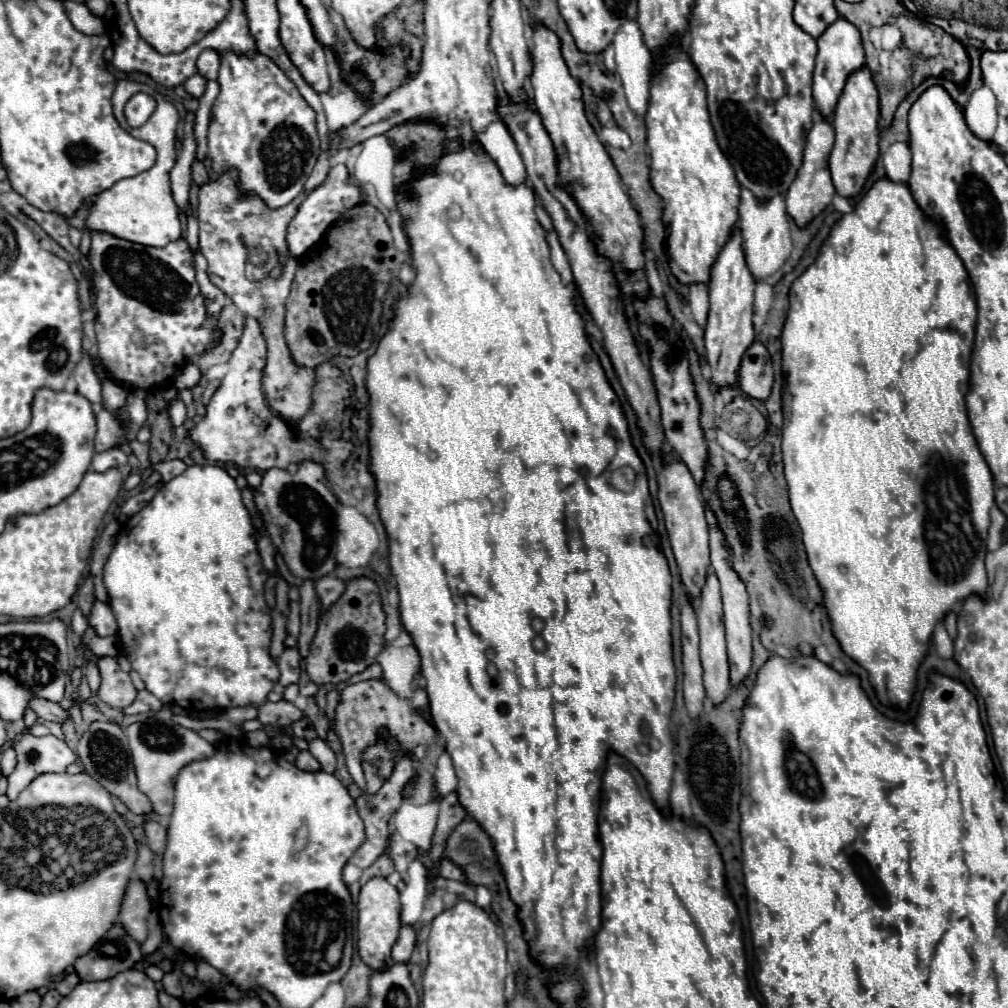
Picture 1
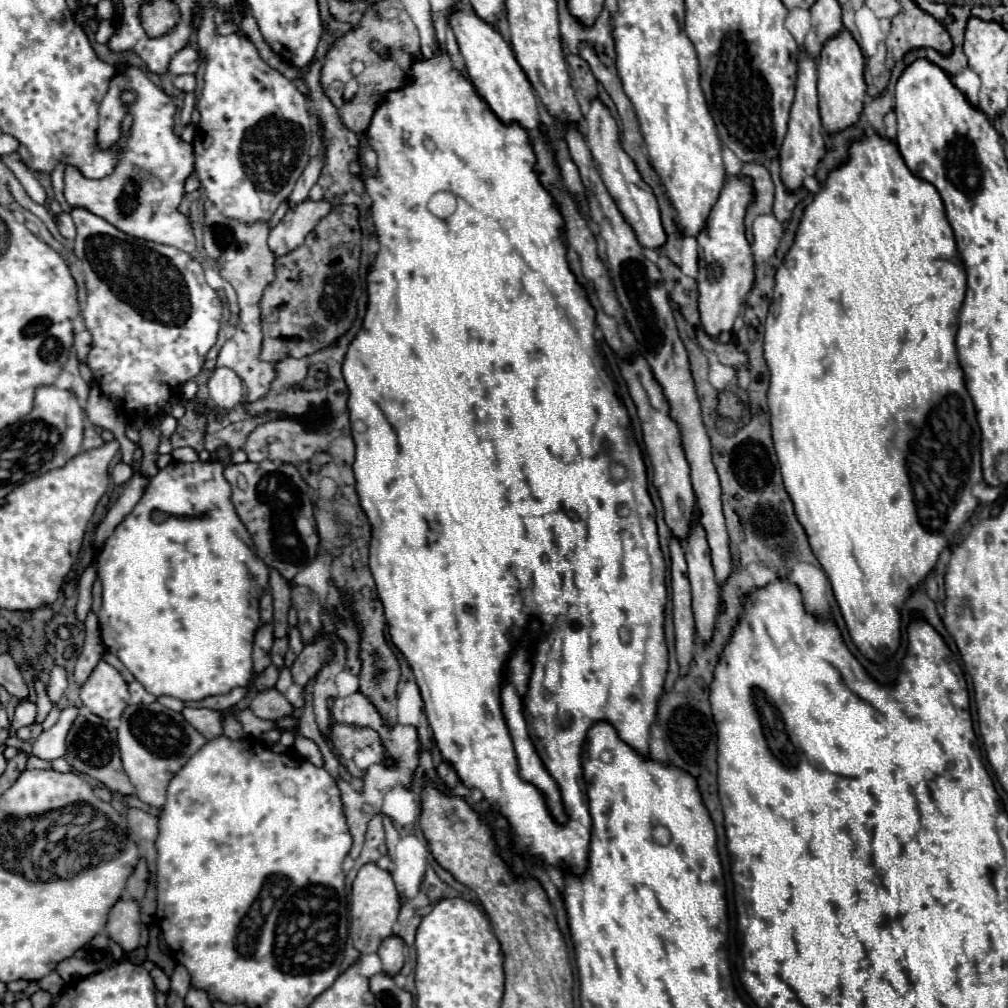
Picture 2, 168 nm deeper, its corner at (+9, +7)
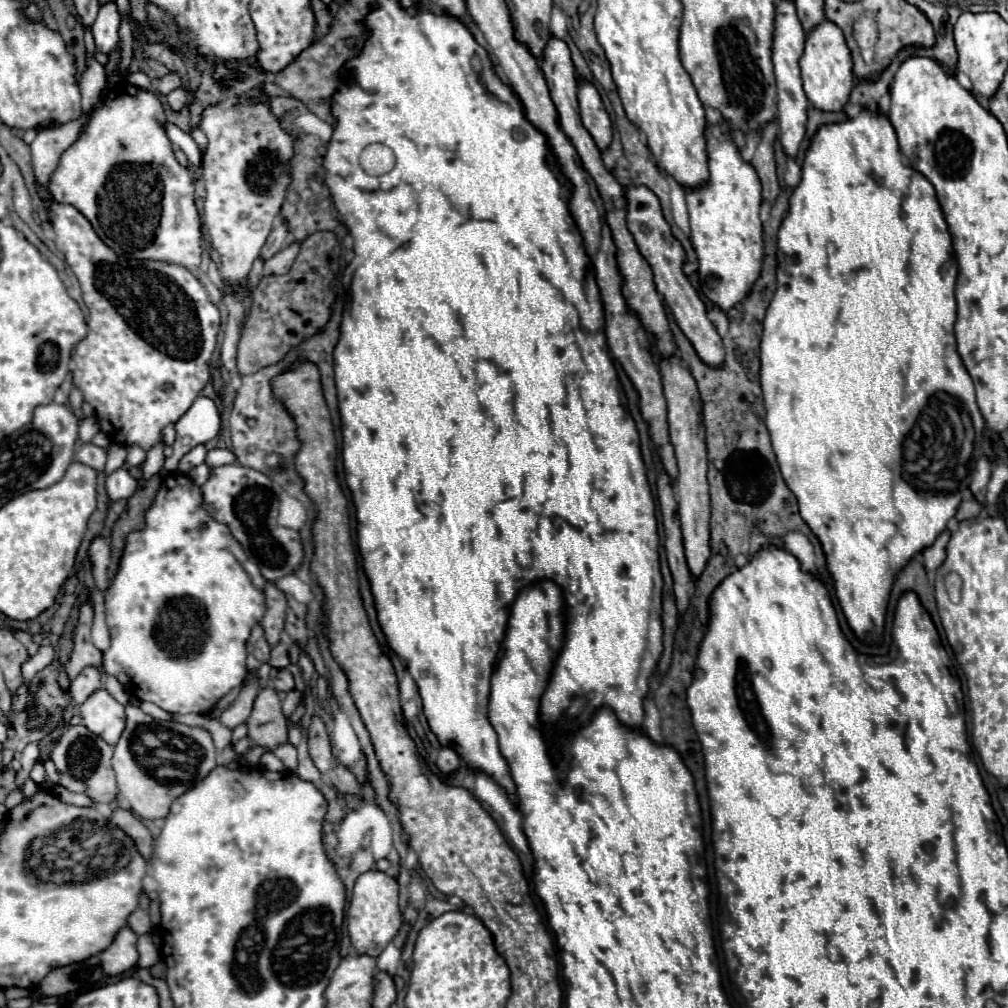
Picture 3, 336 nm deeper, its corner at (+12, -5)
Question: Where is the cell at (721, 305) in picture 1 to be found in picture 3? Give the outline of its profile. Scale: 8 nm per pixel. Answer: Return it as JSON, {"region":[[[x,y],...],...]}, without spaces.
{"region":[[[710,131],[708,137],[708,165],[710,165],[710,179],[708,185],[694,189],[686,193],[686,205],[690,213],[690,225],[692,225],[692,245],[698,257],[698,277],[700,277],[700,289],[712,303],[712,307],[728,313],[734,309],[752,289],[754,281],[760,275],[762,257],[764,257],[764,243],[762,243],[762,223],[760,223],[760,181],[752,165],[744,163],[740,153],[736,151],[736,145],[728,133],[724,133],[720,139],[712,139]]]}

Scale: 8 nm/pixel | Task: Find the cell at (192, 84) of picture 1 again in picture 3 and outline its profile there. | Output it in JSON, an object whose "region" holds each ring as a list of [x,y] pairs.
{"region":[[[174,89],[172,93],[167,95],[167,102],[169,107],[174,111],[179,111],[183,107],[185,107],[187,99],[187,91],[186,89]]]}

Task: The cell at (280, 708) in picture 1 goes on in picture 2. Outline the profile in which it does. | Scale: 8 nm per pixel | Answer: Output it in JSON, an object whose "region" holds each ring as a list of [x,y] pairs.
{"region":[[[269,687],[267,691],[259,691],[253,695],[251,711],[261,719],[279,721],[293,713],[293,705],[275,687]]]}

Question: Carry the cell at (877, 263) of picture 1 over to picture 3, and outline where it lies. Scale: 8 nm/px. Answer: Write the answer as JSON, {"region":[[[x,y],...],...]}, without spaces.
{"region":[[[868,109],[856,119],[836,125],[824,125],[812,139],[804,157],[802,181],[790,197],[790,211],[778,231],[778,287],[764,317],[760,341],[760,383],[766,407],[766,427],[772,437],[772,447],[780,473],[788,489],[798,499],[800,517],[818,537],[826,553],[826,567],[834,581],[834,591],[844,611],[844,617],[858,641],[880,639],[886,625],[886,607],[896,575],[918,553],[928,549],[946,529],[948,521],[958,513],[970,485],[970,477],[980,451],[984,419],[974,397],[974,383],[962,365],[956,351],[954,321],[956,321],[956,277],[958,263],[952,253],[952,239],[938,205],[934,187],[922,173],[904,165],[898,149],[892,123]]]}

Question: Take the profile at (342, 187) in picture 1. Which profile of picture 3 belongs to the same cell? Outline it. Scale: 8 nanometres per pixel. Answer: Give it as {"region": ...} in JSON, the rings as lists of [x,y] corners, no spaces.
{"region":[[[294,241],[290,243],[288,247],[284,247],[282,251],[278,251],[274,257],[266,259],[264,261],[264,273],[266,275],[282,275],[282,273],[288,273],[298,251],[300,251],[300,243],[302,241]]]}

